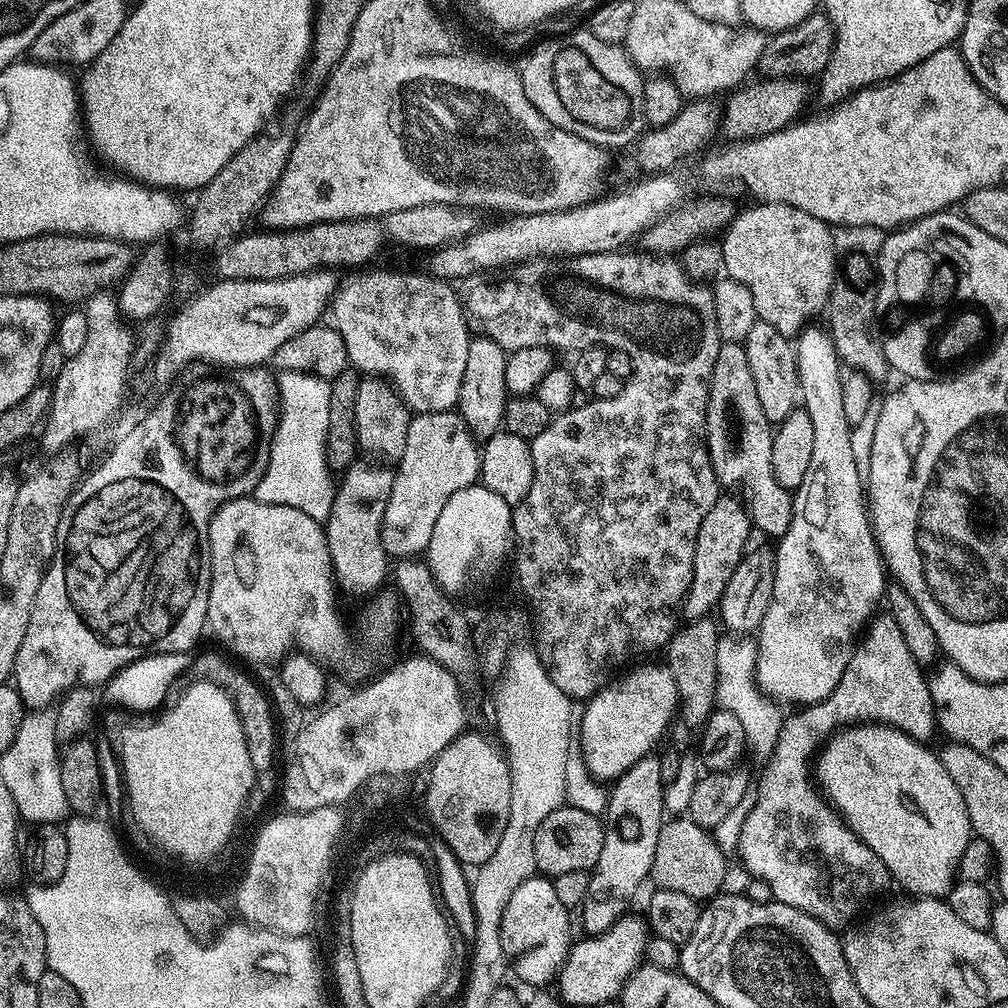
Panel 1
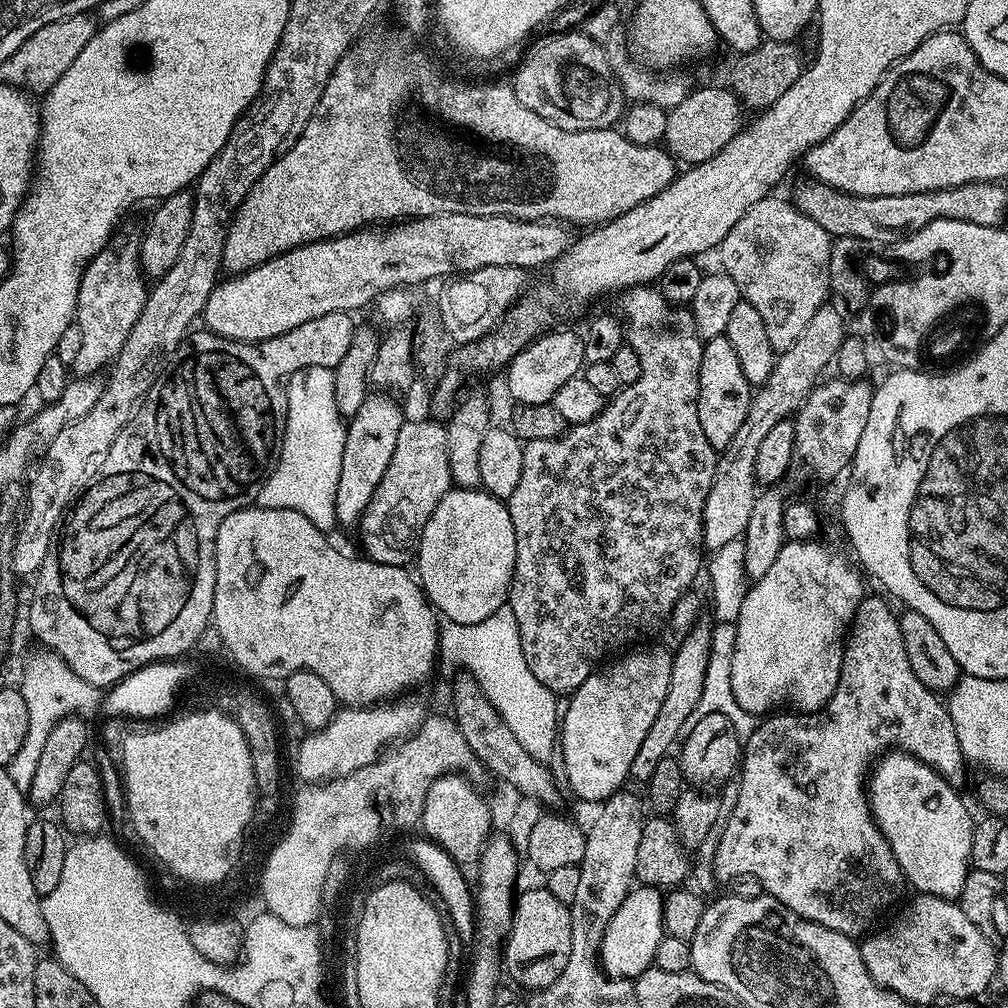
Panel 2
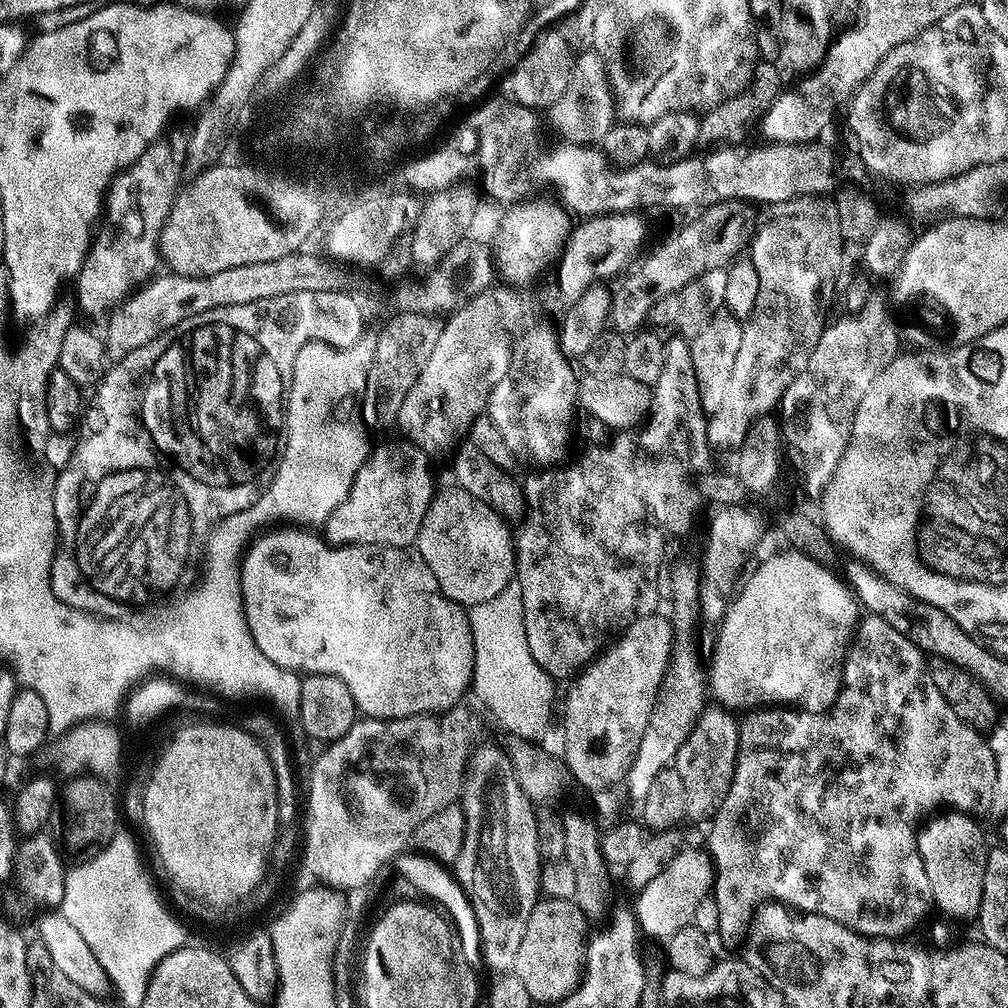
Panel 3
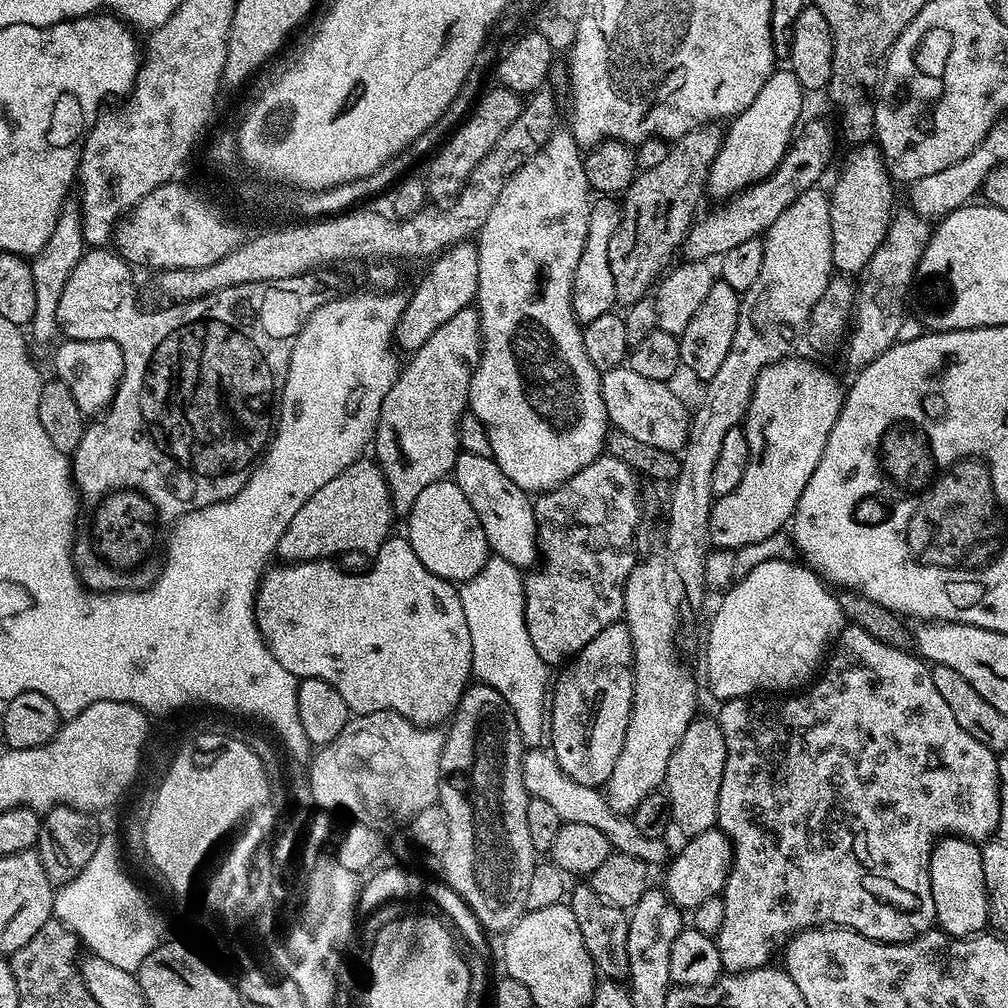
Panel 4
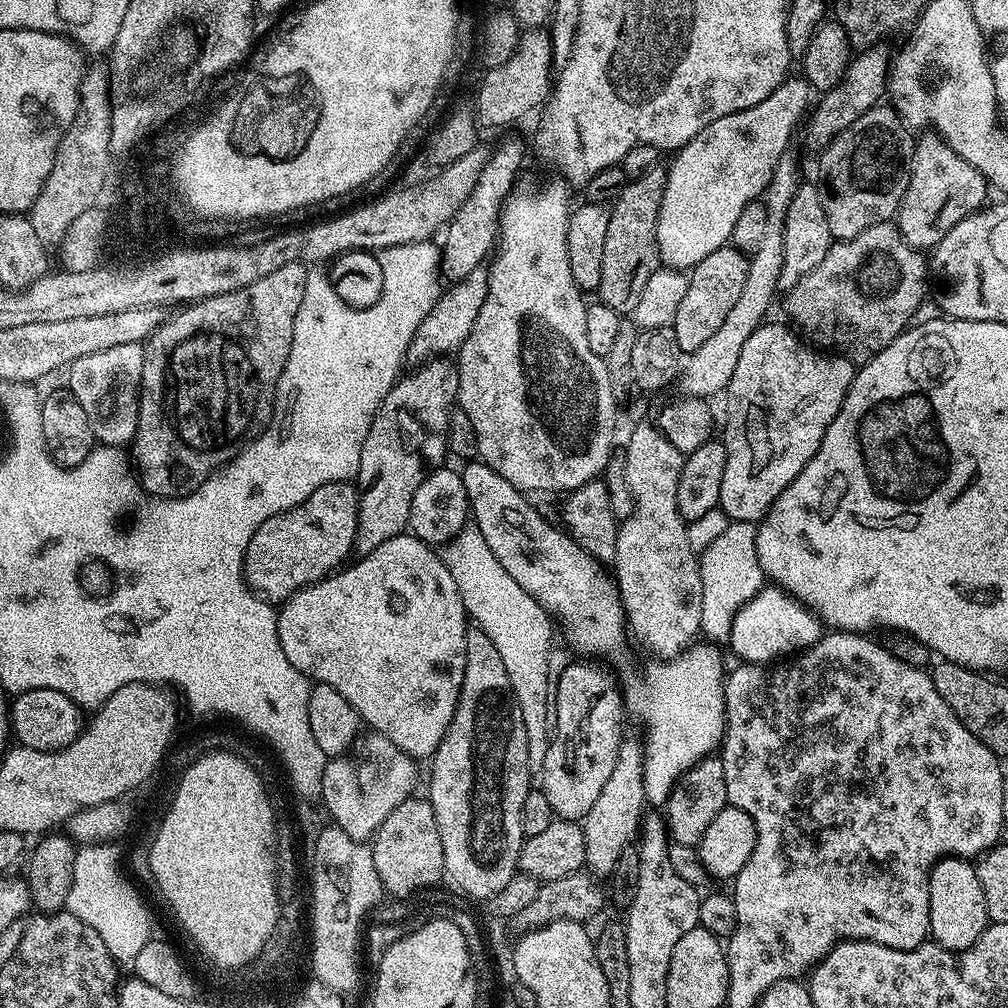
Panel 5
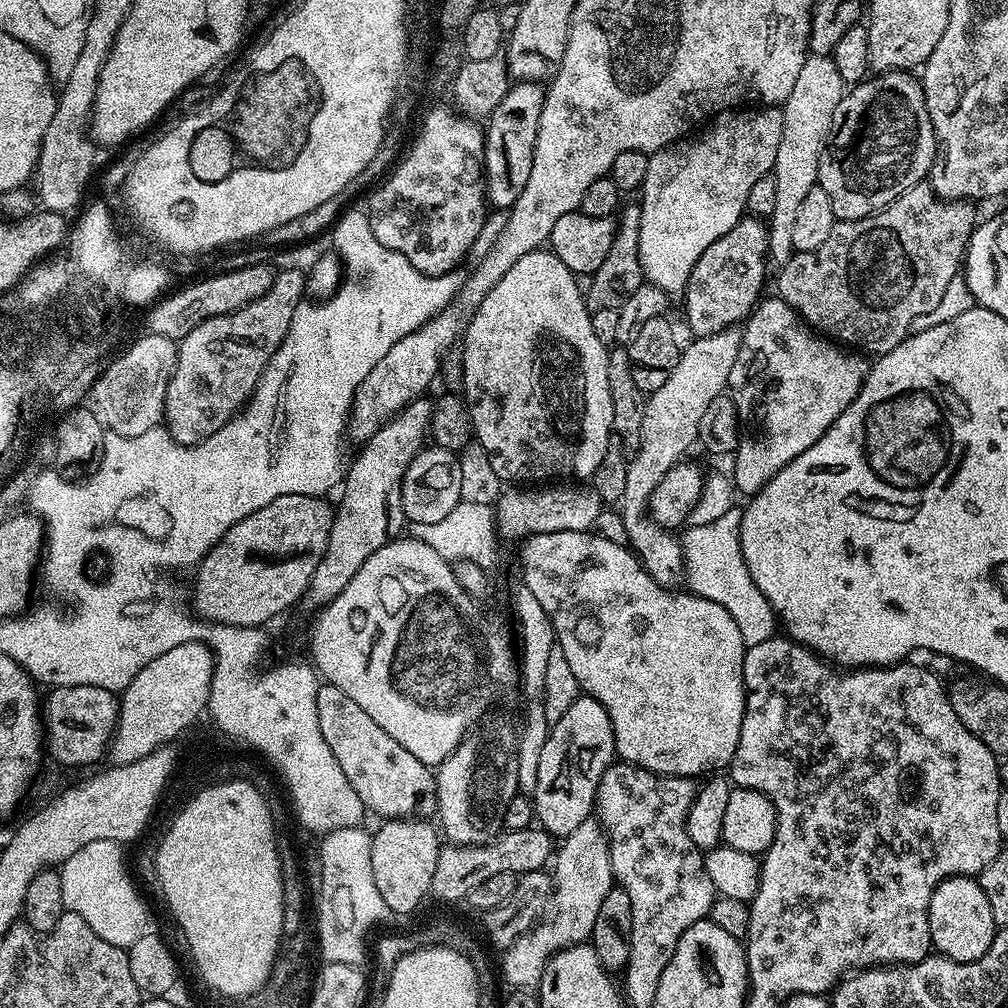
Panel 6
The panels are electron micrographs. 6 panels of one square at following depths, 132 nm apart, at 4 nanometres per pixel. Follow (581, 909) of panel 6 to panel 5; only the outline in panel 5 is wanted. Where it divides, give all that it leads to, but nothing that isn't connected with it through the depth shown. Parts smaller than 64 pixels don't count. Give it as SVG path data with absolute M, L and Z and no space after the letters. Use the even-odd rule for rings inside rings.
M621 739L614 770L610 770L610 778L606 786L602 786L602 794L598 794L598 802L594 802L594 806L590 806L590 810L584 815L582 827L585 836L585 865L597 877L611 877L619 854L637 839L640 822L646 812L643 764L643 743L639 739L637 741Z

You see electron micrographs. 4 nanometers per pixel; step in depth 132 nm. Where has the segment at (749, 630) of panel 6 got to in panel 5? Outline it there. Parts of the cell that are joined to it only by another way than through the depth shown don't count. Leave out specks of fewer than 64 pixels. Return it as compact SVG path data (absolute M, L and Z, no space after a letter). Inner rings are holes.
M733 520L722 530L722 535L716 538L714 542L706 548L704 552L699 553L700 577L702 578L702 622L700 631L709 641L716 640L727 641L732 635L734 618L742 606L746 606L764 587L766 587L766 577L762 566L758 562L758 546L756 545L756 524L748 522L738 522Z

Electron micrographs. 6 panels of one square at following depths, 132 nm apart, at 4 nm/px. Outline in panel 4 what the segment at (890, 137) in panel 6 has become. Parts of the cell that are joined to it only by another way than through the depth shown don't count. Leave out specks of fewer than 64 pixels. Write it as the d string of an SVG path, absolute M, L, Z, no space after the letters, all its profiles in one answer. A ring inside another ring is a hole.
M875 143L858 144L844 160L844 169L836 180L836 185L830 188L828 201L830 202L830 238L832 239L832 267L837 273L863 273L867 269L870 258L874 258L874 250L882 246L888 233L888 226L892 223L894 207L892 208L892 187L894 181L888 175L888 167L884 164L884 157Z

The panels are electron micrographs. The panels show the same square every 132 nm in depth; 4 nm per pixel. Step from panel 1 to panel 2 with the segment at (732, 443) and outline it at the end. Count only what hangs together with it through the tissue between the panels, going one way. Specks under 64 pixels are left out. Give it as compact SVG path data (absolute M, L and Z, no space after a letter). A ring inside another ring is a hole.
M727 336L704 341L698 386L698 422L702 422L702 430L710 446L722 450L732 441L734 434L738 434L738 426L746 422L746 414L750 410L754 395L753 385L748 383L746 374L742 374L738 354L734 354L734 346L730 346Z

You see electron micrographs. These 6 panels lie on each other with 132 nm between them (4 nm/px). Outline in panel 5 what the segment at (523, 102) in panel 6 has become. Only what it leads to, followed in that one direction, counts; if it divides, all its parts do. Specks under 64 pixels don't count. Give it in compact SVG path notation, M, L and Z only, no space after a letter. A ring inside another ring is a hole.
M504 140L496 152L494 150L489 155L488 160L482 166L482 174L478 174L478 182L474 190L470 192L470 198L456 212L455 218L443 229L440 271L445 281L455 282L466 278L470 270L481 267L489 259L490 253L498 244L500 215L505 202L521 179L519 178L520 167L523 164L524 144L520 140Z

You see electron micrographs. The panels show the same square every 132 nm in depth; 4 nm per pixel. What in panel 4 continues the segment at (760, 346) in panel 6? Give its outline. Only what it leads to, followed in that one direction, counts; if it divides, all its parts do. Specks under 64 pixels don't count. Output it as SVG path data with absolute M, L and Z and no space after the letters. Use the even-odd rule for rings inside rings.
M789 354L783 360L776 360L773 364L766 366L760 371L758 378L754 382L752 397L748 403L748 409L744 412L742 421L746 446L748 447L748 461L742 474L742 482L738 482L738 486L734 486L734 490L730 490L730 494L719 497L713 503L709 512L708 538L713 549L739 550L750 546L754 542L762 542L762 538L770 538L770 534L781 531L791 521L798 506L798 498L802 498L802 490L806 490L806 482L810 482L810 478L822 458L822 450L826 450L826 442L830 438L830 430L834 430L834 422L838 422L838 414L844 409L845 395L845 385L840 385L840 380L834 373L827 372L824 368L819 368L812 360L799 360L796 354Z

